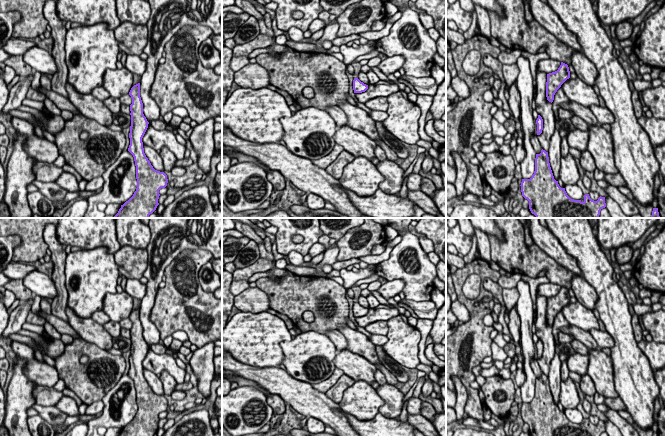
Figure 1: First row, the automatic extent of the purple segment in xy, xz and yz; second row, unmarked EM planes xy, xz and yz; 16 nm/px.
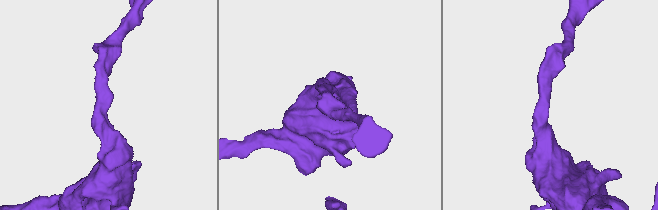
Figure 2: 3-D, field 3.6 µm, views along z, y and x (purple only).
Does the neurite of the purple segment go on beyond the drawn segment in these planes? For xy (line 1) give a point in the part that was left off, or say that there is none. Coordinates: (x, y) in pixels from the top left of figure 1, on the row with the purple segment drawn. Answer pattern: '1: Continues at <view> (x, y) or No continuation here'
1: No continuation here

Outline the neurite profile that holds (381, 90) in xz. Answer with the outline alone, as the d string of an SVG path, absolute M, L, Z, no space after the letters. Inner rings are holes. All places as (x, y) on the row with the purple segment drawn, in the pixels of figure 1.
M370 84L368 85L368 89L365 92L362 93L355 93L356 98L359 102L365 103L370 99L376 98L376 97L387 97L390 94L393 94L395 92L399 92L399 86L397 84Z

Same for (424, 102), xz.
M417 95L417 99L415 104L420 108L421 110L421 116L419 118L419 128L418 128L418 134L421 140L427 141L427 142L433 142L434 140L426 134L425 132L425 118L426 114L429 111L431 105L433 102L432 96L427 95Z

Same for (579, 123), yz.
M574 116L574 117L570 118L570 120L577 129L588 132L589 125L582 118L580 118L578 116Z

